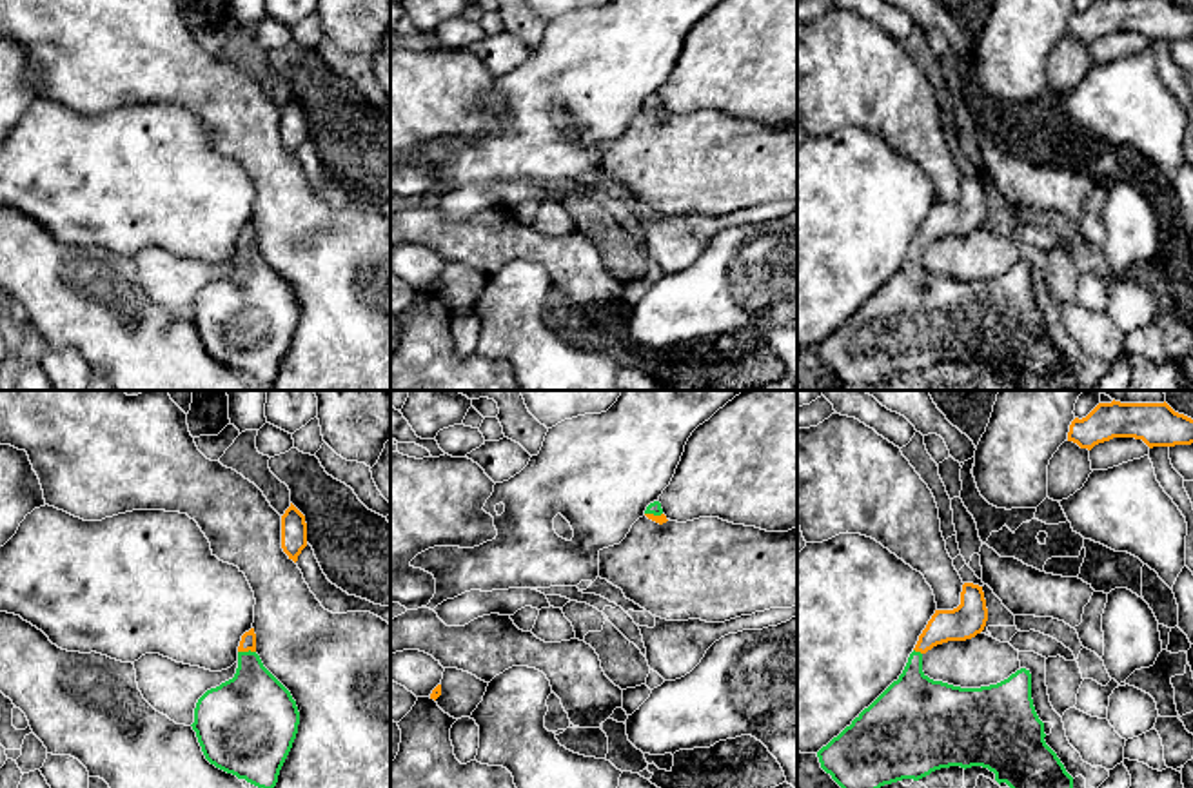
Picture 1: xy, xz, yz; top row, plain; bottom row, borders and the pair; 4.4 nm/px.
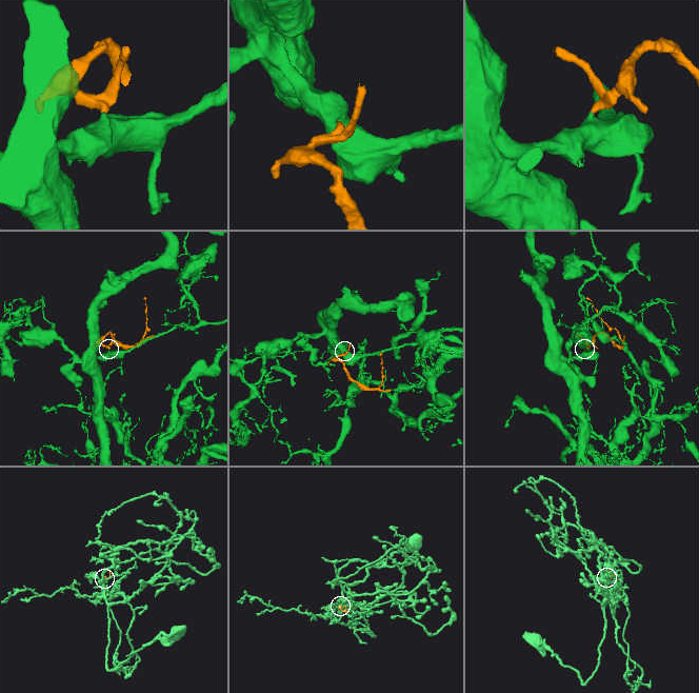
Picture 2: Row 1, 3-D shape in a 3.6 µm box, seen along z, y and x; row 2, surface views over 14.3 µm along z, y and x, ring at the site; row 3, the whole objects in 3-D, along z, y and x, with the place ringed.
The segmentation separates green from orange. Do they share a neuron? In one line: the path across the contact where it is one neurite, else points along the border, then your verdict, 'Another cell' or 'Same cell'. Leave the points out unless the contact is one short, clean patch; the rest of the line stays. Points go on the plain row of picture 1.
Path across: xy (251, 302), (251, 262), (246, 246), (247, 235). Same cell

